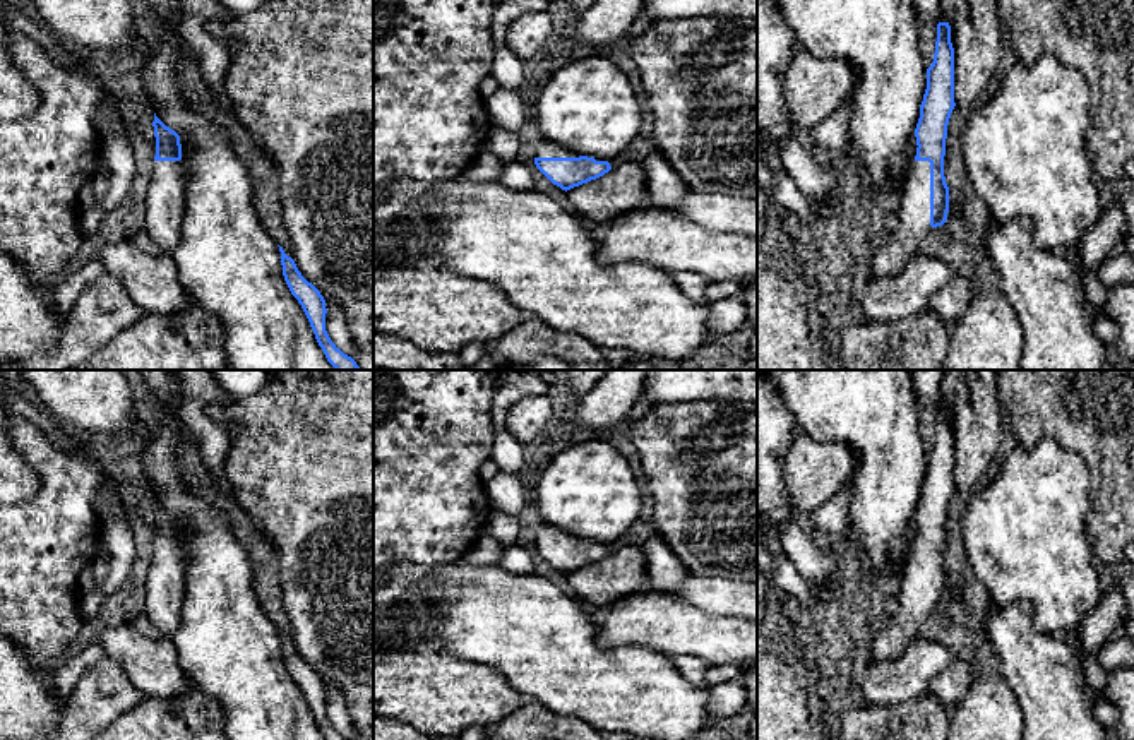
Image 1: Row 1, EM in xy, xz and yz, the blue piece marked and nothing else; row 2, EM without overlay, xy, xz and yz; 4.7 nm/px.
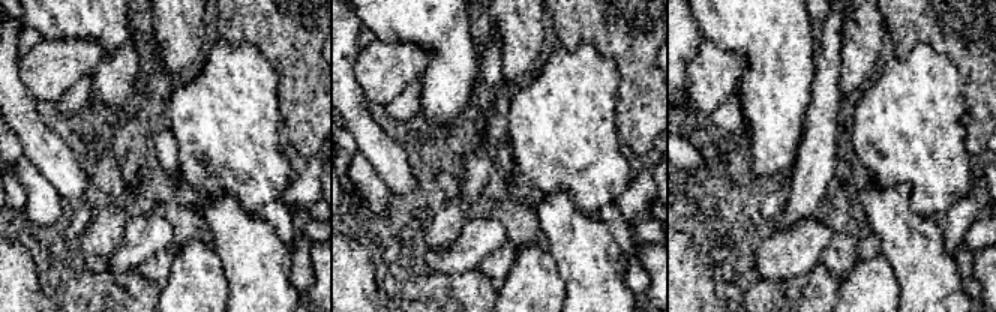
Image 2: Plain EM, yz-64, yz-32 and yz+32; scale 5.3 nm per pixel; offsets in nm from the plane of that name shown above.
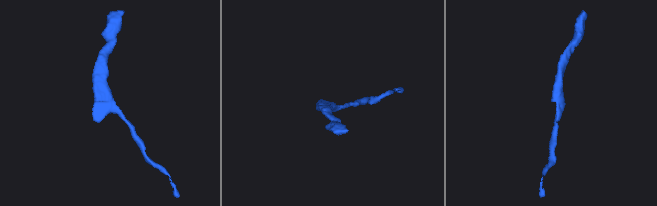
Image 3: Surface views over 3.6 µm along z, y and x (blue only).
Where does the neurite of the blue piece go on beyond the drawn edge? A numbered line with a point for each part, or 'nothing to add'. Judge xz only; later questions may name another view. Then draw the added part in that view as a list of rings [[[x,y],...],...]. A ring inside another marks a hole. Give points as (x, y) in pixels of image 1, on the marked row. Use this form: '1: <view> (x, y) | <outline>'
1: xz (545, 149) | [[[543,140],[534,154],[534,158],[579,158],[579,156],[582,154],[572,152],[548,140]]]

